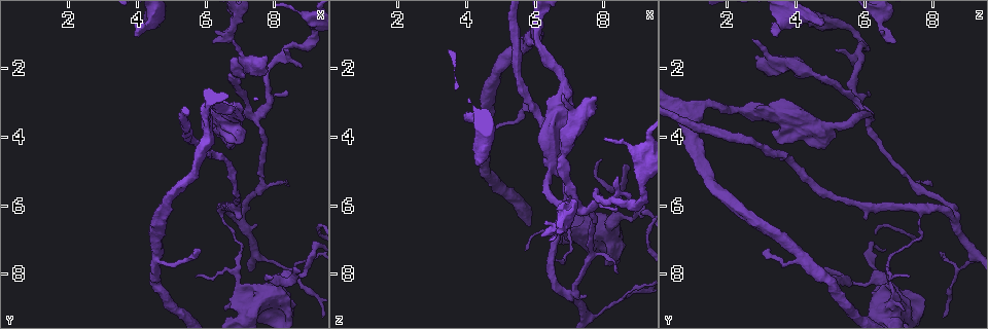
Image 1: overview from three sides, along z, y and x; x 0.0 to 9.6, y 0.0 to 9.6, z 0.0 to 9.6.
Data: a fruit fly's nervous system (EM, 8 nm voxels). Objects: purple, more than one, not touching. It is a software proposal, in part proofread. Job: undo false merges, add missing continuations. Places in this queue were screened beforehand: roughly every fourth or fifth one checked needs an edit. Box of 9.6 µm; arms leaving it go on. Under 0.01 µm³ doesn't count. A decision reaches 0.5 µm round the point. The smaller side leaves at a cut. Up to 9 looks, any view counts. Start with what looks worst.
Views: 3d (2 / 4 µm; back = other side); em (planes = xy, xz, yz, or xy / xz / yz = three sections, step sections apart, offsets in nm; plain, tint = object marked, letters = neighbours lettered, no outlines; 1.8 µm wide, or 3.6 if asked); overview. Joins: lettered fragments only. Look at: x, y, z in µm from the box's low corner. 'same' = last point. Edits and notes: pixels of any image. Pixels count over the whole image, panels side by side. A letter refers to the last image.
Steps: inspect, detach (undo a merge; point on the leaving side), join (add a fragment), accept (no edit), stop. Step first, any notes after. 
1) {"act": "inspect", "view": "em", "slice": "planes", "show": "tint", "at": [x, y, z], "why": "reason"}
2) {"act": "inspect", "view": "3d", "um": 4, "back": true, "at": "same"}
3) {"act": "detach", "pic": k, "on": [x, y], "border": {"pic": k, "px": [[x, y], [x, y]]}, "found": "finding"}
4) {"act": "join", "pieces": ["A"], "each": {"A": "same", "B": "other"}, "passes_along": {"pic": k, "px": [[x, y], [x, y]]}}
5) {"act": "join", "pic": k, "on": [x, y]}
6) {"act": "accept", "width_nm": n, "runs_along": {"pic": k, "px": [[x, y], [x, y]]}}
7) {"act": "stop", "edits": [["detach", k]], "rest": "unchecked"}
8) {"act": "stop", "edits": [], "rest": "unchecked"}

{"act": "inspect", "view": "em", "slice": "yz", "step": 8, "show": "letters", "at": [3.95, 0.65, 3.45], "why": "an open end"}

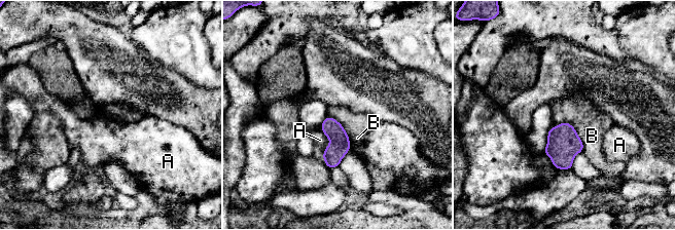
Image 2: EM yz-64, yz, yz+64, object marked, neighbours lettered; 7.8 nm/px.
{"act": "accept", "width_nm": 150, "each": {"A": "other", "B": "other"}, "border": {"pic": 2, "px": [[558, 122], [574, 128], [583, 151]]}, "found": "no lettered fragment goes on from it"}

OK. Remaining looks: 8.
{"act": "inspect", "view": "em", "um": 3.6, "slice": "xy", "step": 4, "show": "letters", "at": [6.25, 1.25, 6.90], "why": "an open end"}

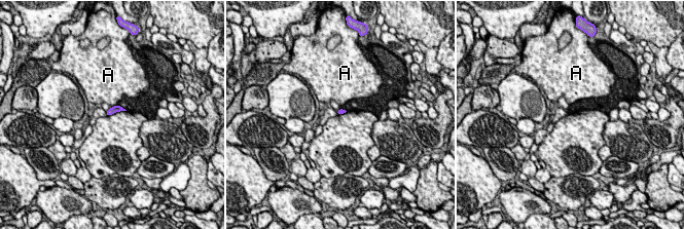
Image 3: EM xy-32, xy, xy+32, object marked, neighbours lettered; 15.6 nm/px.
{"act": "accept", "each": {"A": "other"}, "border": {"pic": 3, "px": [[115, 105], [111, 107]]}, "found": "no lettered fragment goes on from it"}

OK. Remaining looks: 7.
{"act": "inspect", "view": "3d", "um": 4, "back": true, "at": [8.35, 8.10, 6.35]}

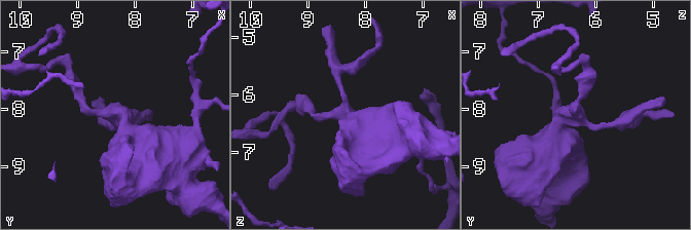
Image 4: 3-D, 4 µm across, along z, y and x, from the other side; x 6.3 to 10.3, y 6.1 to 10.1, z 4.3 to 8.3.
{"act": "inspect", "view": "em", "slice": "xz", "step": 16, "show": "tint", "at": [8.30, 8.10, 6.30], "arms": 3, "why": "need the tissue"}

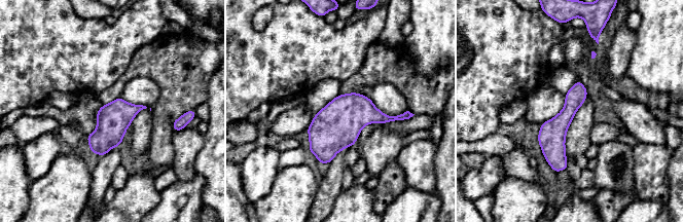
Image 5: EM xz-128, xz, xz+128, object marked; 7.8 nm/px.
{"act": "inspect", "view": "em", "slice": "planes", "show": "letters", "at": "same"}

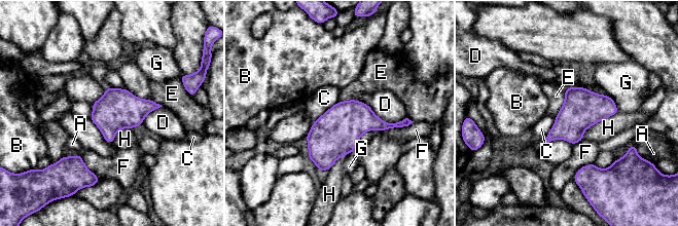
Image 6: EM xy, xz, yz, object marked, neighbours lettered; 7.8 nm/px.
{"act": "accept", "width_nm": 300, "each": {"A": "other", "B": "other", "C": "other", "D": "other", "E": "other", "F": "other", "G": "other", "H": "other"}, "border": {"pic": 6, "px": [[556, 117], [544, 143]]}, "found": "all the same neuron"}

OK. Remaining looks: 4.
{"act": "inspect", "view": "em", "slice": "yz", "step": 8, "show": "letters", "at": [7.50, 3.45, 6.10], "why": "four arms meet"}

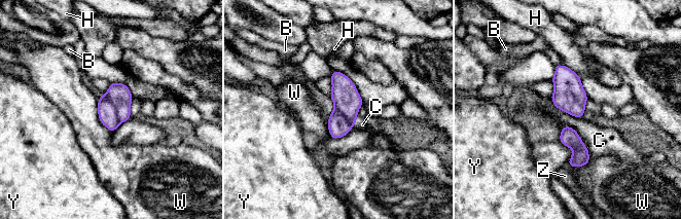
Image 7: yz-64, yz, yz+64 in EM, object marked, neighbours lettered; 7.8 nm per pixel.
{"act": "detach", "pic": 7, "on": [106, 111], "each": {"B": "other", "C": "other", "H": "other", "W": "other", "Y": "other", "Z": "other"}, "border": {"pic": 7, "px": [[105, 94], [120, 122]]}, "found": "two neurons meet here"}

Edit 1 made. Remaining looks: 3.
{"act": "stop", "edits": [["detach", 7]], "rest": "unchecked"}

